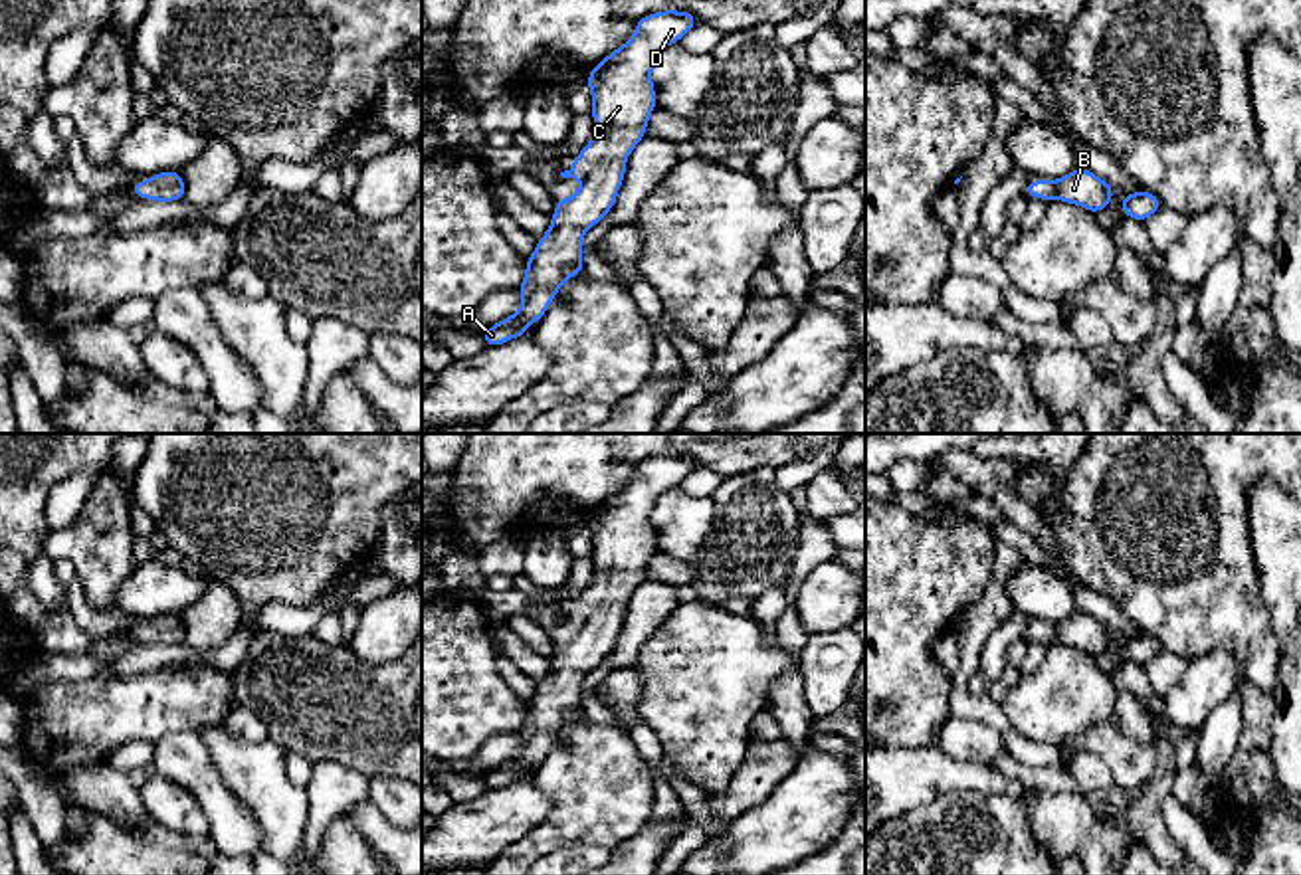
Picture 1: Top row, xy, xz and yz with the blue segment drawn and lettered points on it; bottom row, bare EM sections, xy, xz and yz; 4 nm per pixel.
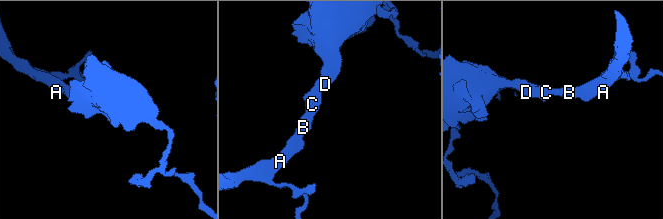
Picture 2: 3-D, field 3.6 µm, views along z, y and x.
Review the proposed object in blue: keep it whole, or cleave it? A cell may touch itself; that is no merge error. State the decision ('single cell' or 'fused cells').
single cell

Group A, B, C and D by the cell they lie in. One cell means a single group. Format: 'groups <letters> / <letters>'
groups A B C D

